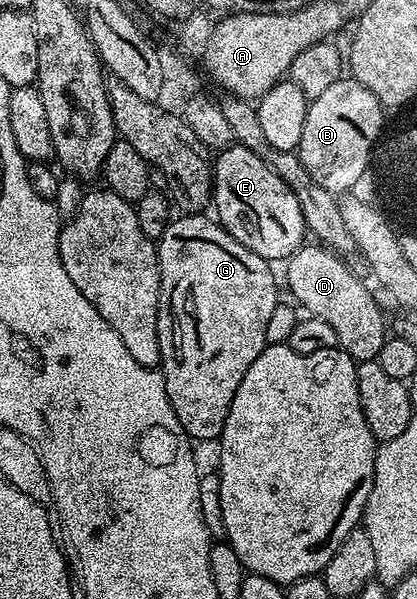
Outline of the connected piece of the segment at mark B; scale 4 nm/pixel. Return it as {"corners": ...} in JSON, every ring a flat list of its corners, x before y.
{"corners":[[343,77,307,106,304,133,296,154,318,185,340,193,356,186,367,174,366,155,374,131,378,131,378,103,373,93,353,77]]}

